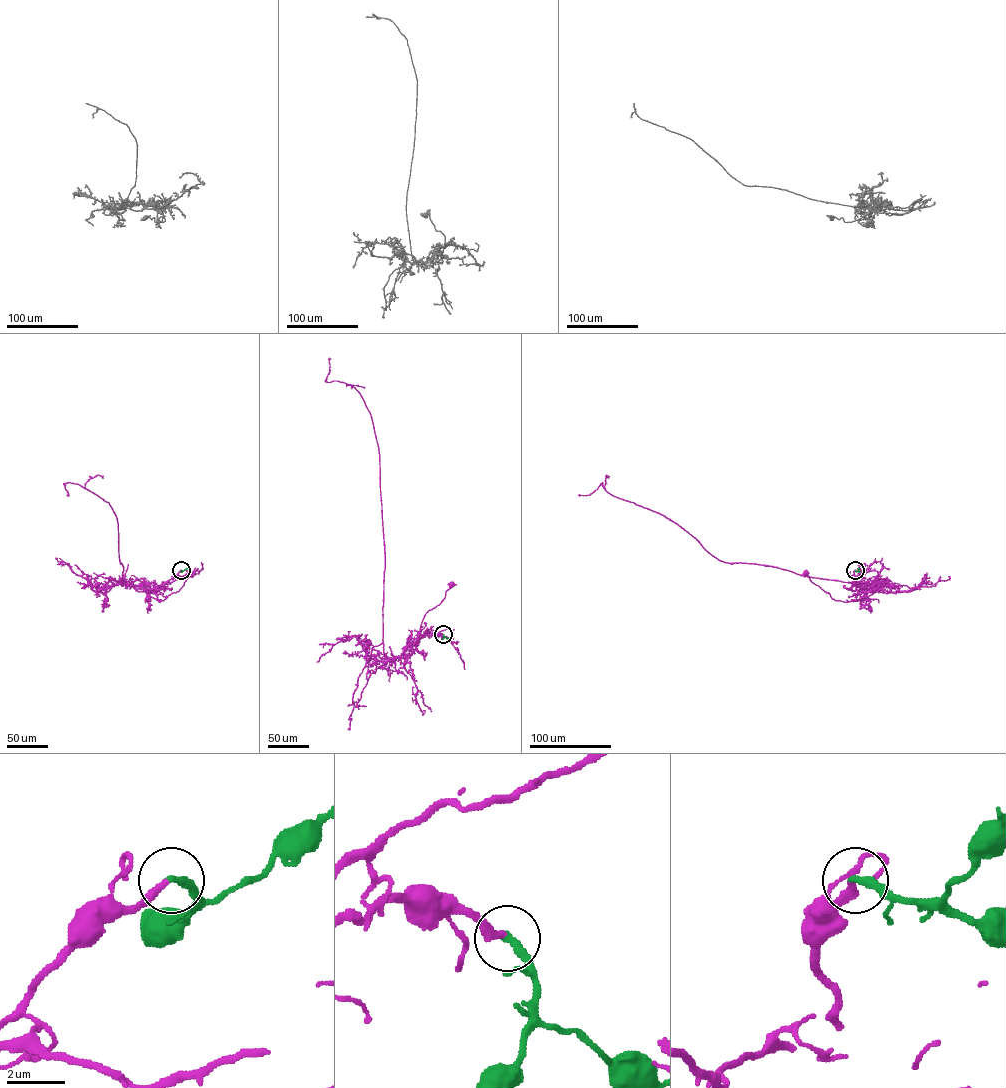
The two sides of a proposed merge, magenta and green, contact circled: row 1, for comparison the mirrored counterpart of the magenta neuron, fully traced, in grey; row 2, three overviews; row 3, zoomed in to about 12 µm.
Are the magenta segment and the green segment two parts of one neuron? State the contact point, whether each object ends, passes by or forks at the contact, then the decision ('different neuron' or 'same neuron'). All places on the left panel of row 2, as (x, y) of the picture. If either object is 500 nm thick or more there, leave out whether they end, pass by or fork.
(181, 570) | magenta ends | green ends | same neuron

